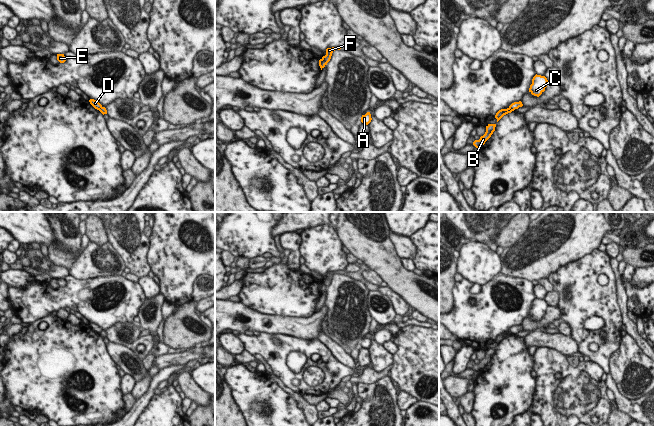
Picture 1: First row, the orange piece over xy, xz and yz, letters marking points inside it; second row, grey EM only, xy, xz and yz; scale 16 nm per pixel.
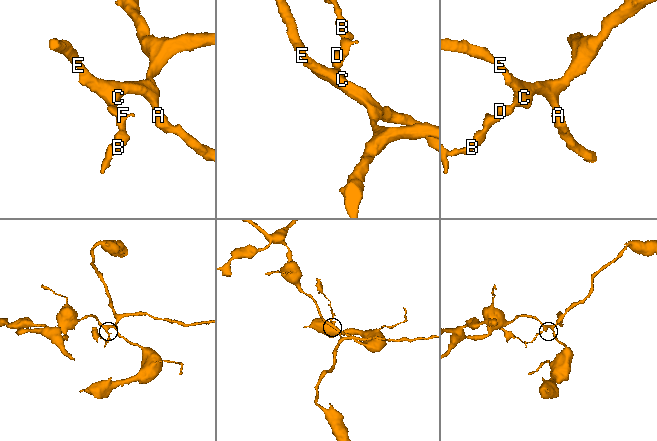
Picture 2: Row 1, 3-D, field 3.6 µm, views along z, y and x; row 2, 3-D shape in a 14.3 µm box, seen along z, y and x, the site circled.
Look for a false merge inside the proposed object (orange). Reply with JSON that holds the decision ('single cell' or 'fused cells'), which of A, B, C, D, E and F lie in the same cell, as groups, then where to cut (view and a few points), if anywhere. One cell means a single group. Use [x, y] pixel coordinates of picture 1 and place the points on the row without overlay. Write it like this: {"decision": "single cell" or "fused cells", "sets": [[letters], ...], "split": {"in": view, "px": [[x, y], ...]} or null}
{"decision": "fused cells", "sets": [["A", "C", "D", "E"], ["B", "F"]], "split": {"in": "yz", "px": [[509, 330], [513, 334]]}}

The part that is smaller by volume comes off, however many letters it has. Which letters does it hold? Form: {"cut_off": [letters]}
{"cut_off": ["B", "F"]}

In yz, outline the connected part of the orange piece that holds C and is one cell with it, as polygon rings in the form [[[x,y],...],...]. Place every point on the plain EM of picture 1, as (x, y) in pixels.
[[[536,298],[532,303],[532,308],[530,309],[529,316],[534,320],[539,321],[545,315],[548,306],[549,305],[545,300]]]

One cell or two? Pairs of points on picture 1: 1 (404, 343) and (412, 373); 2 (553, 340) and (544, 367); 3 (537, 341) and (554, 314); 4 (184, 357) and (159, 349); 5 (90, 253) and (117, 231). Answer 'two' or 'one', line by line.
1: one
2: two
3: two
4: two
5: two

